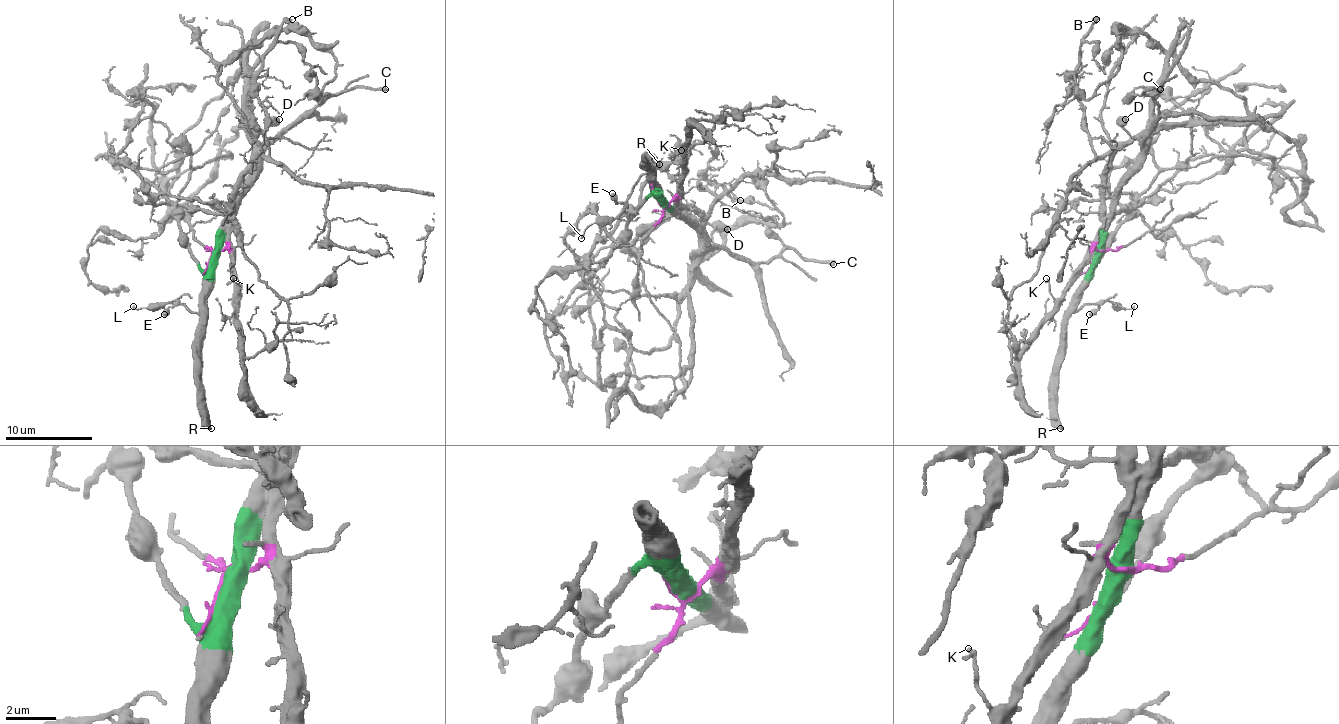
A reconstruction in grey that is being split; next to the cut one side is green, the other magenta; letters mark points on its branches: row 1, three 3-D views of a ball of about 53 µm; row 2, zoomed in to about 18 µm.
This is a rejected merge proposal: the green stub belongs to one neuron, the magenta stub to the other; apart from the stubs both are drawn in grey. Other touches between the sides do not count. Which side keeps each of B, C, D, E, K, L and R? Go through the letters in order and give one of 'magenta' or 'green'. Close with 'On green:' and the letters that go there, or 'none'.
B: magenta
C: green
D: green
E: green
K: magenta
L: green
R: green
On green: C, D, E, L, R

